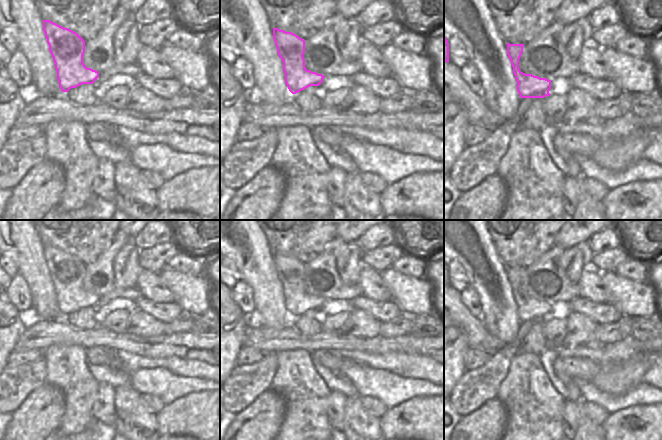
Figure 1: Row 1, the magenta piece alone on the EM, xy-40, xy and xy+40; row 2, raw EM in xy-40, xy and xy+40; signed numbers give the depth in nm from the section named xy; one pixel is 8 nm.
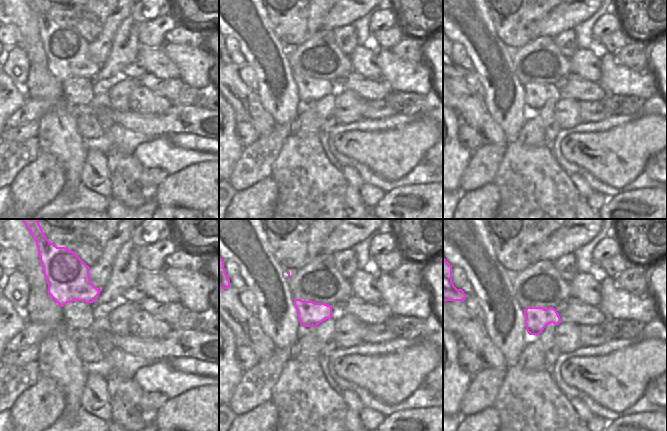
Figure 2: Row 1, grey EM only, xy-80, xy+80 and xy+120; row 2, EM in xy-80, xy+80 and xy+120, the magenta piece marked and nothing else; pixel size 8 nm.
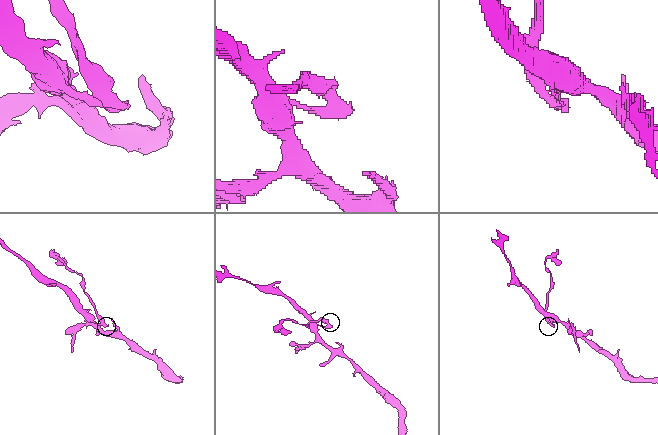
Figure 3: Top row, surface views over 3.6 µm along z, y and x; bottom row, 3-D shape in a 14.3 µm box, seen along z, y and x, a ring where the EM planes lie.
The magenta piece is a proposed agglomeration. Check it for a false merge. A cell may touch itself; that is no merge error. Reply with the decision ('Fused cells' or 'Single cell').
Fused cells.

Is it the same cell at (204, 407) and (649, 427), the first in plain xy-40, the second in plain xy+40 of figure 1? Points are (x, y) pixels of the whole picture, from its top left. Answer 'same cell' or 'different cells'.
same cell

